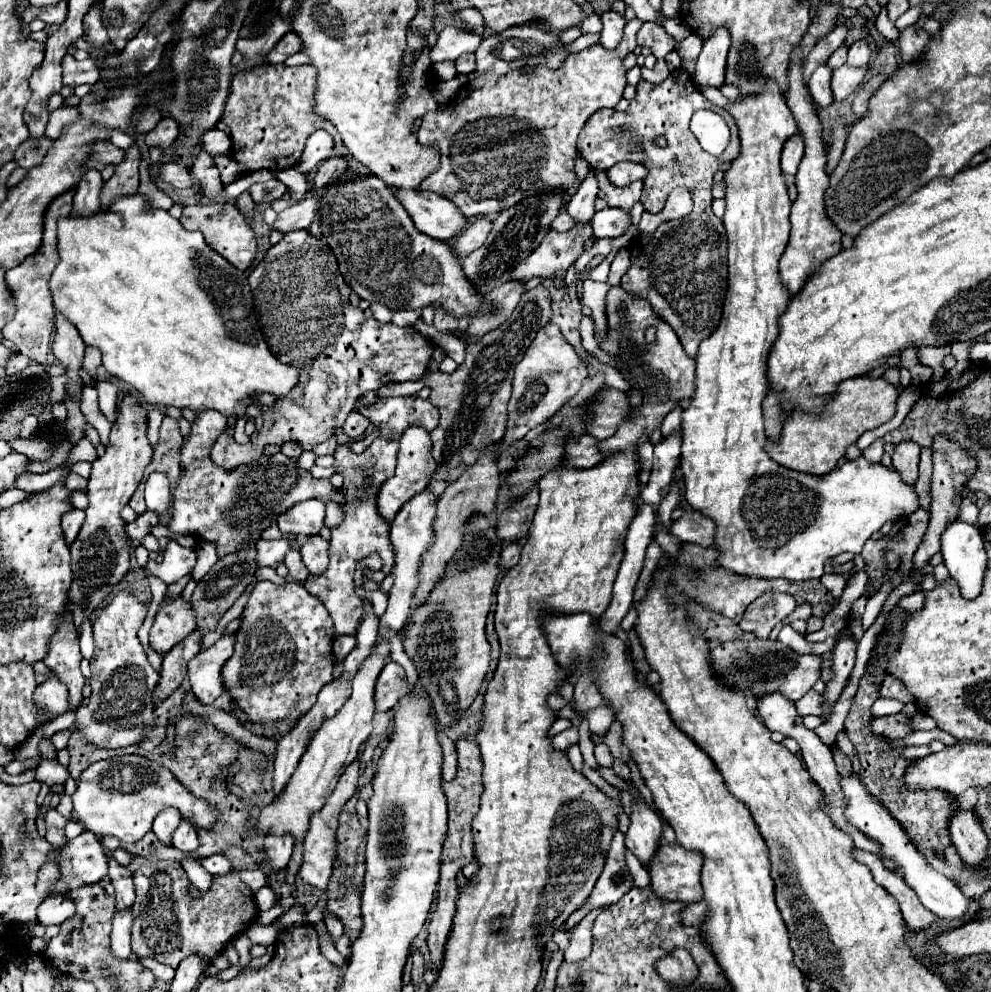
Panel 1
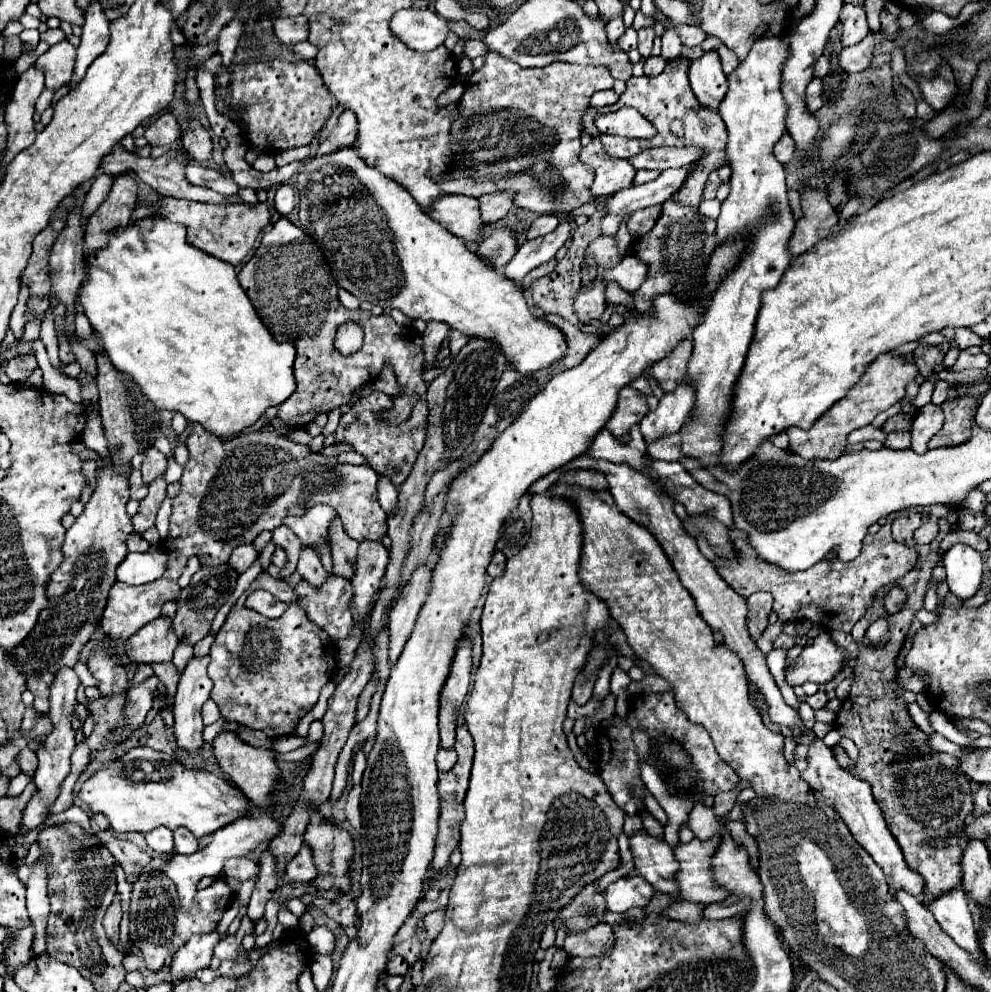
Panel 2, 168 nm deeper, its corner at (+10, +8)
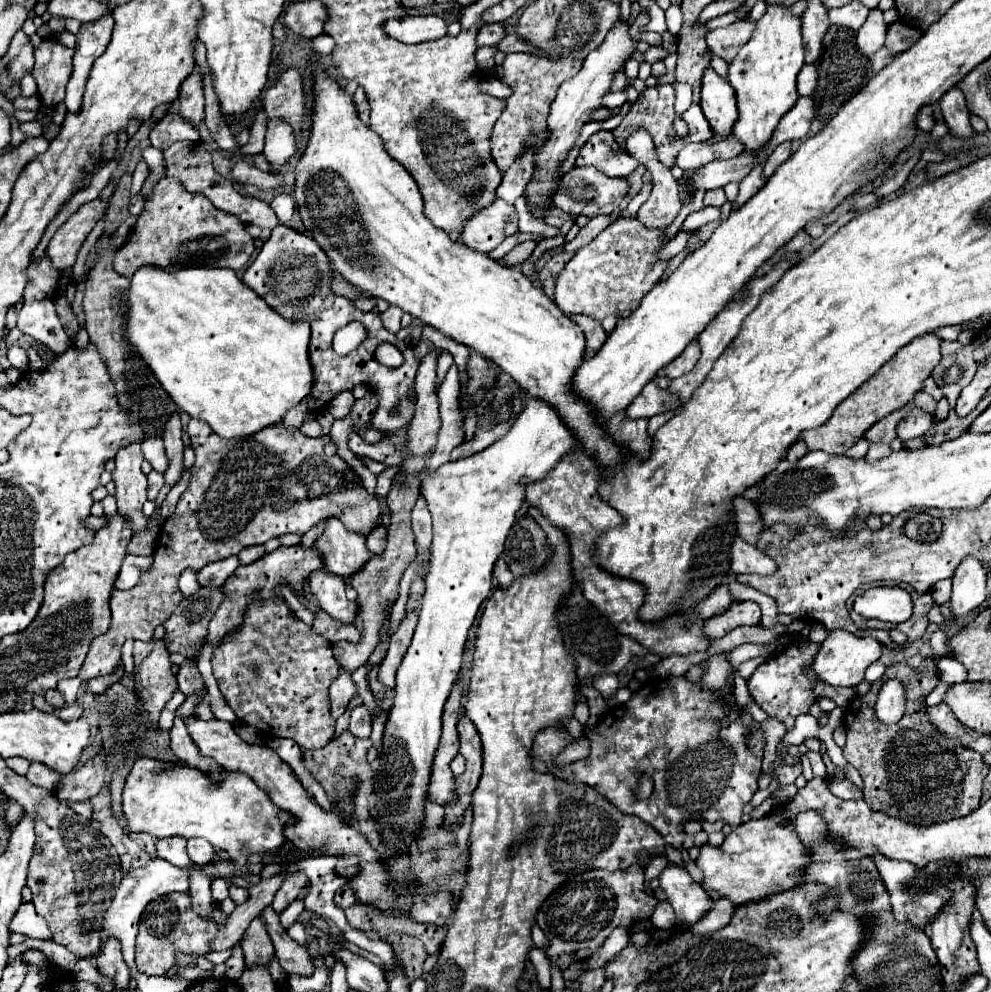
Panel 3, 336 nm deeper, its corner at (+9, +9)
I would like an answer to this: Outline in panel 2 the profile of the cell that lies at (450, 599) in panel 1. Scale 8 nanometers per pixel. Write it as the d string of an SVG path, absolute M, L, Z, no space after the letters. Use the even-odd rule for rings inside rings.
M467 637L457 645L457 653L451 665L449 679L441 691L441 707L439 707L439 731L441 731L441 747L453 749L455 745L455 729L457 715L465 701L471 683L471 641Z

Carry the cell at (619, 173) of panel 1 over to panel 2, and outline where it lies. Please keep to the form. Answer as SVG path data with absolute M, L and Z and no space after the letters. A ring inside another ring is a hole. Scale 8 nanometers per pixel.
M657 147L647 149L629 161L635 169L671 169L671 167L683 167L687 163L695 163L703 159L705 151L701 147Z

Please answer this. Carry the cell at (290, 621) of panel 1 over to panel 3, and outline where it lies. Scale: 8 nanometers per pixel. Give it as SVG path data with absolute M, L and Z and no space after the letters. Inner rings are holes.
M256 596L248 604L242 626L214 648L212 670L234 714L262 734L292 738L308 750L324 748L332 740L328 688L340 674L340 664L332 654L332 644L298 620L282 596Z

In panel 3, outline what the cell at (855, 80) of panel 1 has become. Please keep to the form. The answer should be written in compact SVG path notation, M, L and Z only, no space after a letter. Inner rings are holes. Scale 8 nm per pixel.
M876 8L876 10L870 10L870 16L866 20L866 24L858 30L856 34L856 46L858 46L858 52L864 54L864 56L872 56L874 52L878 52L882 46L884 46L884 36L886 36L886 22L882 18L882 12Z

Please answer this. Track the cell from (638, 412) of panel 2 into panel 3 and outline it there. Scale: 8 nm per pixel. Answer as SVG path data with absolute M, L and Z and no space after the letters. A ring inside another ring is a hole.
M648 382L644 390L632 400L632 404L626 408L626 418L638 420L638 418L652 418L656 414L676 410L678 402L666 394L666 390L660 390L654 382Z

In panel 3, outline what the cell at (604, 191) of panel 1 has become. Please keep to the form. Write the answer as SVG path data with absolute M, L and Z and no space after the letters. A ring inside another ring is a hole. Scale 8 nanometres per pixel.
M600 130L588 138L588 142L578 154L576 164L596 166L610 178L626 178L638 166L638 162L632 156L618 148L614 136L608 130Z

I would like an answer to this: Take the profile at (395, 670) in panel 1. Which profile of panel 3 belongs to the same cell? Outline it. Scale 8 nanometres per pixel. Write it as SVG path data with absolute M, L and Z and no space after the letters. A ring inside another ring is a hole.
M360 704L356 708L352 708L350 714L350 728L348 728L354 736L358 738L368 738L370 730L372 730L372 720L370 720L370 712L366 708L366 704Z

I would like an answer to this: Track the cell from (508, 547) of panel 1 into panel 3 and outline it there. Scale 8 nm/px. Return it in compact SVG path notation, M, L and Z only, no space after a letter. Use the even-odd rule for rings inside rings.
M502 558L494 564L494 576L496 576L496 580L500 582L500 586L510 586L510 584L512 584L512 580L514 580L514 576L512 576L510 568L506 566L506 562L504 562Z

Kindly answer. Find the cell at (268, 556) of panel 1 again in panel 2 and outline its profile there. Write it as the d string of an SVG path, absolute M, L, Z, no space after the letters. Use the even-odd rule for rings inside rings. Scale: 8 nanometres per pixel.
M241 545L241 547L235 547L233 549L233 555L229 557L229 567L233 567L239 575L255 561L259 553L255 551L253 545Z

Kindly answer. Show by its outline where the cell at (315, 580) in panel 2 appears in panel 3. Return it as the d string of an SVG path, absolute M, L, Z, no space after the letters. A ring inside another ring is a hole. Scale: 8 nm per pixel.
M314 570L308 576L308 588L318 598L324 612L340 622L354 622L354 602L346 600L344 580L326 570Z

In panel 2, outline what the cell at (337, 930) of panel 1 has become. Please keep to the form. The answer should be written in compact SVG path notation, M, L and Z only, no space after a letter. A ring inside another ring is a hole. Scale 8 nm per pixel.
M313 927L307 933L307 945L311 953L333 953L335 937L327 927Z

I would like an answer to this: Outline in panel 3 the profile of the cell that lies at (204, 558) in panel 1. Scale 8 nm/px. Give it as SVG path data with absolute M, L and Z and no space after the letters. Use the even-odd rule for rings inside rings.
M184 570L182 572L182 578L180 578L180 590L182 594L194 594L194 590L198 590L198 576L196 576L196 570Z

